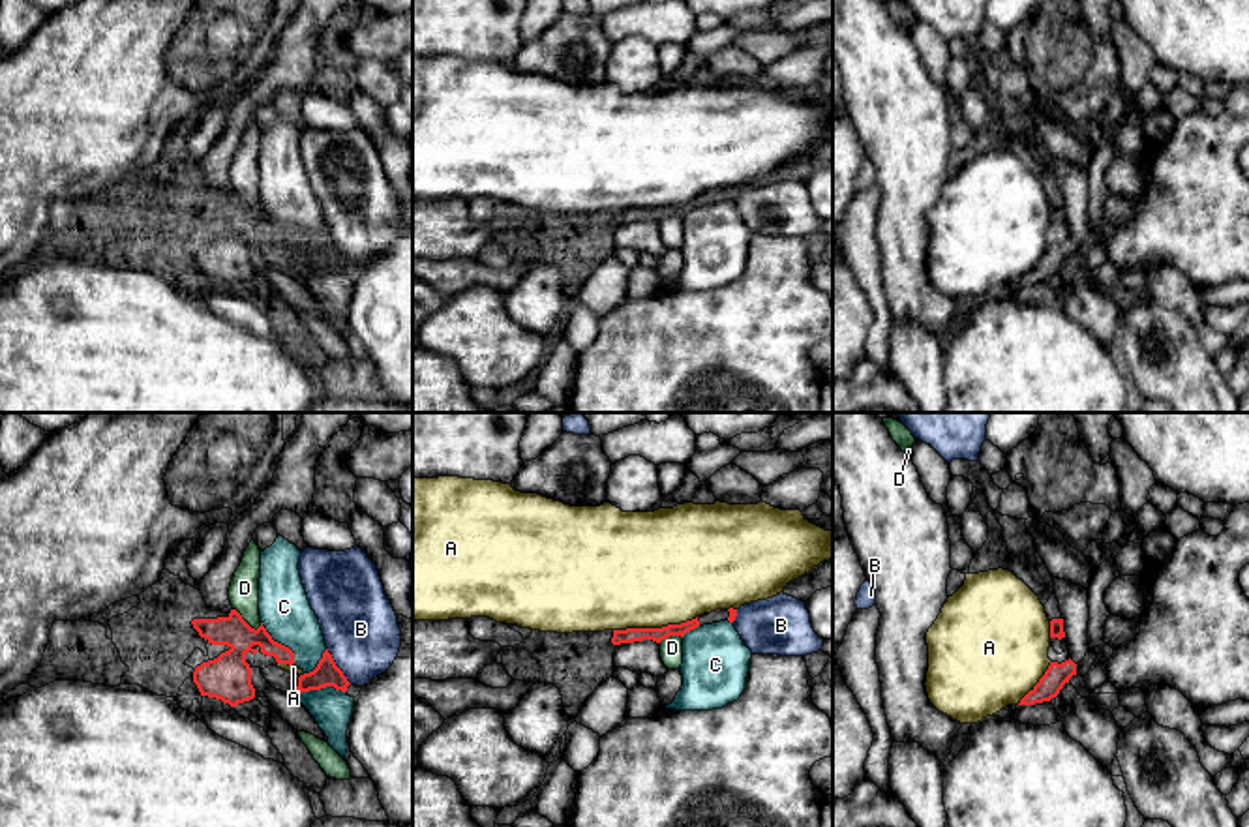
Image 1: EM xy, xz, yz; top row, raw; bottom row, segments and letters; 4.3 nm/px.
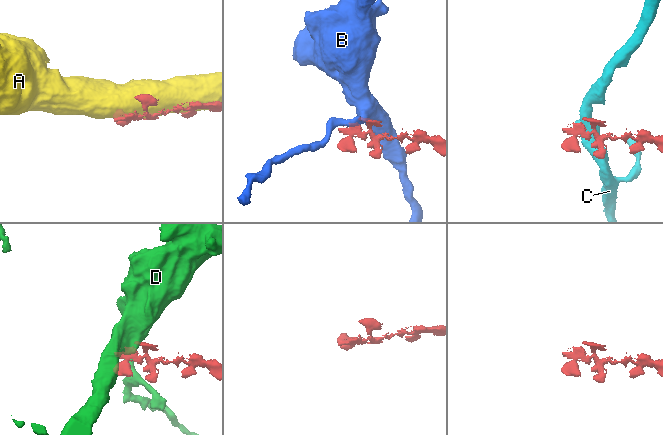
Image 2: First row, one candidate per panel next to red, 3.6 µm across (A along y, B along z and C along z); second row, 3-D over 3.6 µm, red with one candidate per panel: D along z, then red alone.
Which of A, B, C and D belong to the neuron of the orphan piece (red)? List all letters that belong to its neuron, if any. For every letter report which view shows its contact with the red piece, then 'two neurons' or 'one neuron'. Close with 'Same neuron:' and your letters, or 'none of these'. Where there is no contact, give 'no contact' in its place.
A: xz | two neurons
B: xy | two neurons
C: xy | two neurons
D: xy | two neurons
Same neuron: none of these

